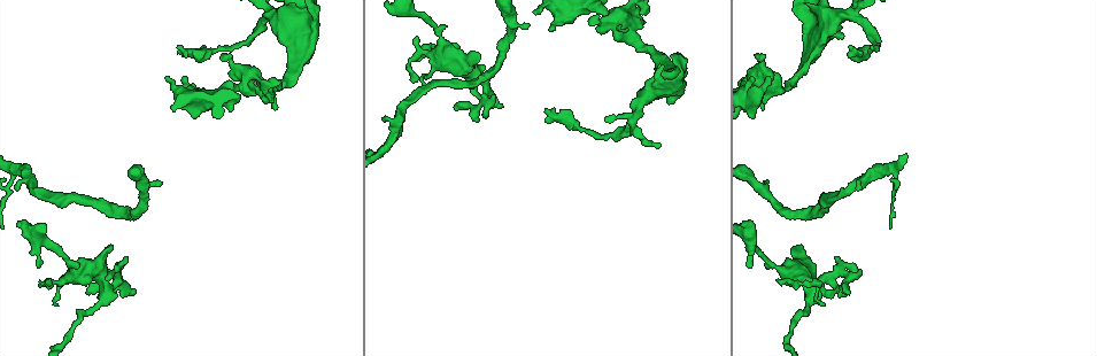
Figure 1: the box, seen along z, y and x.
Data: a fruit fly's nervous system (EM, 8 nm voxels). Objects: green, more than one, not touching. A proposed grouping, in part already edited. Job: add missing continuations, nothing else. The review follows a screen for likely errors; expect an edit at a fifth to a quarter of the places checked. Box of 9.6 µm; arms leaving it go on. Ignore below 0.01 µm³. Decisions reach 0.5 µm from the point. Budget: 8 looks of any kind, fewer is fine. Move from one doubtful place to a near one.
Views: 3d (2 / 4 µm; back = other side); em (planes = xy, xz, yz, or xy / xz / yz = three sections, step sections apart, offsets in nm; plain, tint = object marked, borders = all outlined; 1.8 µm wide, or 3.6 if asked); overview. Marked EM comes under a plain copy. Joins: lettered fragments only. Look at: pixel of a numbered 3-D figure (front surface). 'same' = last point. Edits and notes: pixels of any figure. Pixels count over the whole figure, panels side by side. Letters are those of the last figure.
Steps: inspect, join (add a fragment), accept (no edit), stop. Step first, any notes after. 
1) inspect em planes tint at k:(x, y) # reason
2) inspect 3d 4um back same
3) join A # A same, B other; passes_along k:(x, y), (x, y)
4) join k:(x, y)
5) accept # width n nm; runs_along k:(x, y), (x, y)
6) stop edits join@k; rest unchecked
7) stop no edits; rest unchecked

inspect em xz step 16 tint at 1:(473, 73)

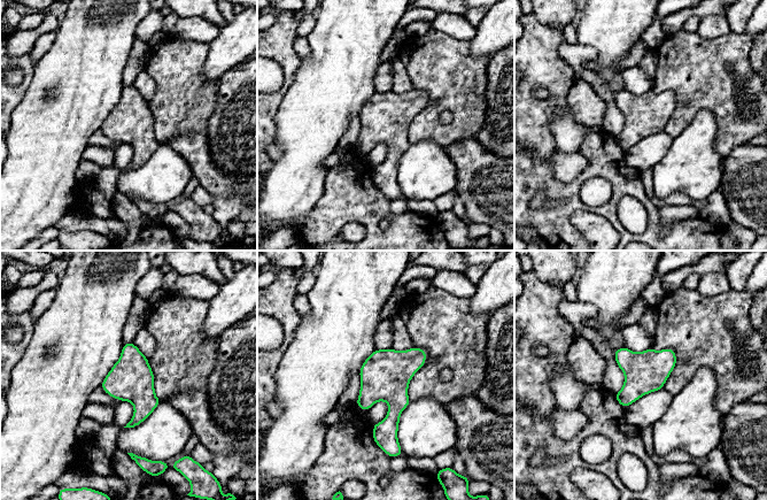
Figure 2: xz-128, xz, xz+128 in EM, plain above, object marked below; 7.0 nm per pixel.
inspect em planes borders same

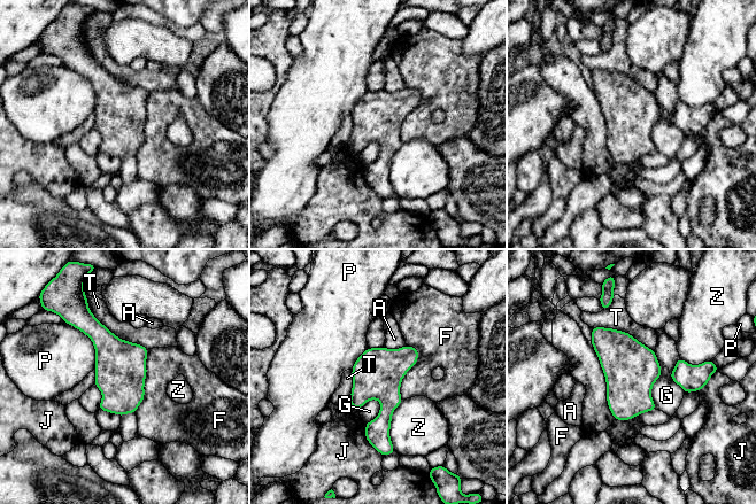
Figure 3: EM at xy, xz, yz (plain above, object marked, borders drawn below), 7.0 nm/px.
accept # A other, F other, G other, J other, P other, T other, Z other; border 3:(654, 350), (656, 409); no lettered fragment goes on from it

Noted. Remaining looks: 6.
inspect 3d 2um back at 1:(762, 110) # free end

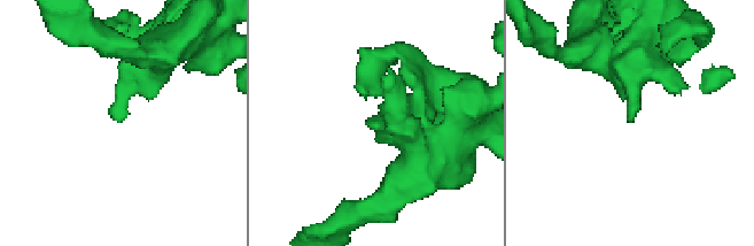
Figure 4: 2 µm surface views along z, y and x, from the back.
inspect em planes borders at 4:(376, 129) # now the EM

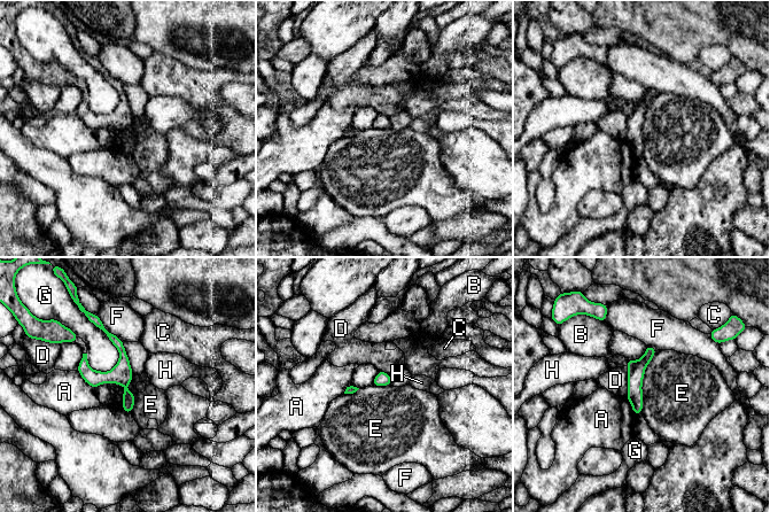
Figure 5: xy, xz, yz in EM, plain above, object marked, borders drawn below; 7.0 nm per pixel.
accept # A other, B other, C other, D other, E other, F other, G other, H other; border 5:(133, 373), (130, 412); no lettered fragment goes on from it

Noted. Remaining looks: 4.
inspect em planes borders at 1:(177, 47) # end of a long branch

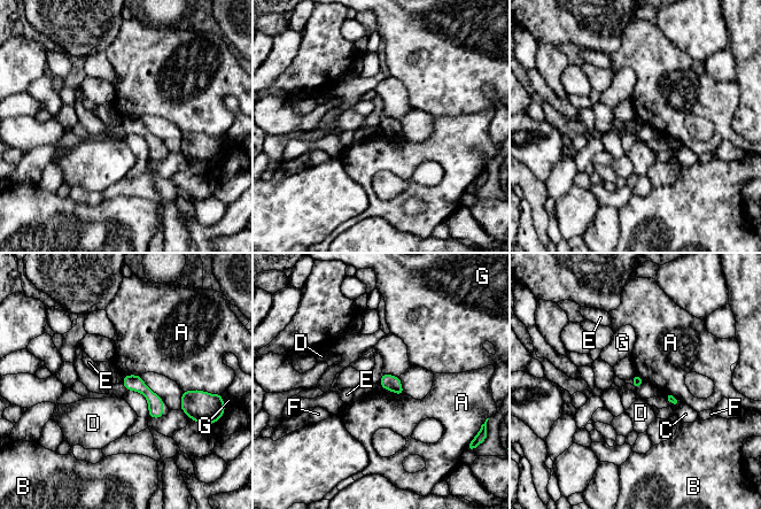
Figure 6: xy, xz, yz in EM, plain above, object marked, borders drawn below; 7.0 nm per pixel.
accept # A other, B other, C other, D other, E other, F other, G other; runs_along 6:(126, 378), (155, 401), (160, 414); none of them fits

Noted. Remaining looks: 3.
stop no edits; rest unchecked

